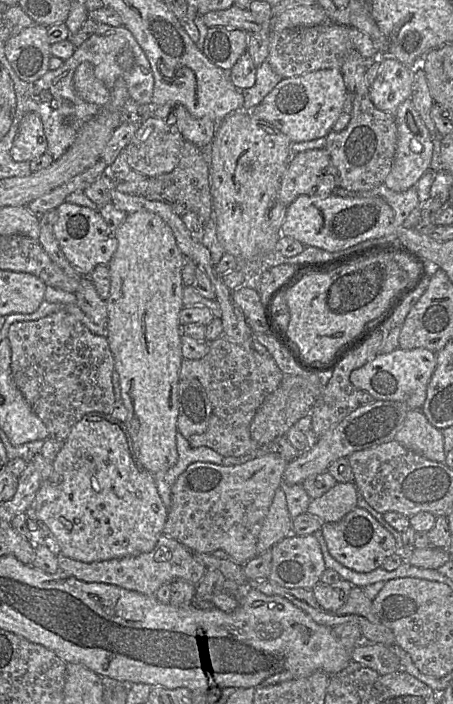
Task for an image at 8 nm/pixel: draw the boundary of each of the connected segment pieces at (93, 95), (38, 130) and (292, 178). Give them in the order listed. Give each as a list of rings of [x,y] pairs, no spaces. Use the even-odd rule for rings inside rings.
[[[82,62],[75,70],[73,86],[77,95],[87,103],[106,105],[110,100],[109,90],[94,73],[93,65]]]
[[[29,112],[22,117],[10,153],[16,162],[32,161],[47,153],[47,139],[38,113]]]
[[[325,148],[293,154],[280,179],[276,202],[285,206],[300,195],[328,196],[339,187],[336,167]]]

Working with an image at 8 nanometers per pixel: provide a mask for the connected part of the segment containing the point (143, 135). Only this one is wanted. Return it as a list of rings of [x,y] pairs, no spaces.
[[[150,117],[125,148],[132,170],[148,178],[171,172],[179,163],[185,140],[173,120]]]

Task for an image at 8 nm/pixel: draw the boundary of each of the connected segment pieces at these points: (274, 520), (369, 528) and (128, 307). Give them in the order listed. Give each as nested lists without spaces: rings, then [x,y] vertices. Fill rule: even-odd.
[[[279,488],[275,492],[258,536],[257,555],[261,555],[284,538],[292,535],[292,520],[287,508],[285,493]]]
[[[355,507],[337,522],[323,523],[321,530],[332,557],[356,572],[371,572],[398,551],[394,536],[367,510],[360,507]]]
[[[141,210],[138,212],[127,214],[123,224],[121,224],[115,231],[115,236],[118,240],[118,247],[112,259],[108,263],[110,275],[110,295],[106,300],[108,320],[105,326],[107,331],[107,341],[110,351],[114,359],[114,367],[119,375],[121,397],[124,406],[127,409],[127,418],[124,421],[127,427],[130,443],[133,454],[139,466],[148,471],[150,474],[157,472],[166,472],[173,467],[178,461],[178,452],[176,447],[177,434],[177,418],[179,414],[179,399],[178,399],[178,384],[180,383],[179,372],[182,356],[181,344],[181,325],[179,323],[179,313],[183,306],[183,282],[181,277],[182,268],[188,258],[179,250],[174,235],[170,227],[155,213]]]

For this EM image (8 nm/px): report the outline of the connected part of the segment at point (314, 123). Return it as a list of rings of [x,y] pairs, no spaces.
[[[325,69],[283,78],[250,112],[275,125],[292,142],[326,137],[342,113],[347,88],[339,69]]]

